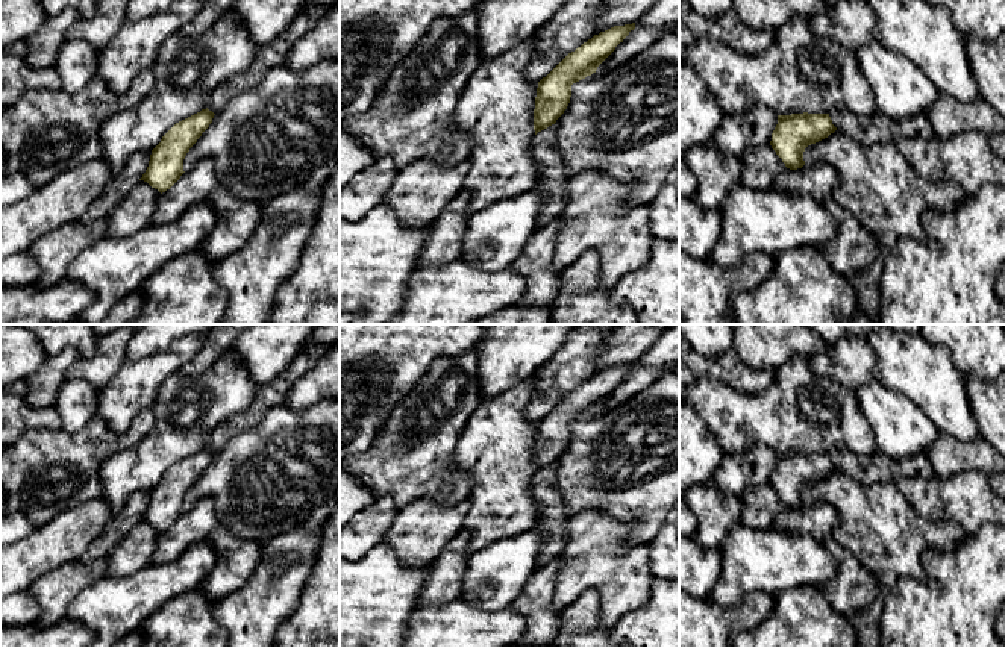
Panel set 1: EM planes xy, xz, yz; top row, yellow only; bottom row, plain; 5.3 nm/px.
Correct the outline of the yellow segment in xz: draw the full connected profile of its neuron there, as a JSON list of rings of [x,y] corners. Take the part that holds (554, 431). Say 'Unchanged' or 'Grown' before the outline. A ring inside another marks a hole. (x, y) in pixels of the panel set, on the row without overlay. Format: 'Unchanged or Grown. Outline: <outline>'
Unchanged. Outline: [[[635,362],[614,365],[568,392],[546,417],[538,421],[534,470],[535,474],[564,453],[570,442],[571,424],[596,412],[597,406],[623,382]]]

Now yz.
Unchanged. Outline: [[[829,453],[778,455],[770,485],[787,508],[797,509],[805,505],[805,488],[828,477],[835,470]]]

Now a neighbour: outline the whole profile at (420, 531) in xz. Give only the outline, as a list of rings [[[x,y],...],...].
[[[423,497],[397,511],[384,541],[391,544],[406,567],[427,565],[462,530],[470,500],[441,503]]]

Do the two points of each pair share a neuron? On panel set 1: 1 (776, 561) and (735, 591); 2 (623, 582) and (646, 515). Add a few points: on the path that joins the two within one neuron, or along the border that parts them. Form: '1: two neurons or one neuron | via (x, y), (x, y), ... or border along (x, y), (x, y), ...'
1: one neuron | via (766, 561), (746, 581)
2: two neurons | border along (614, 517), (629, 525), (622, 550), (648, 544)

